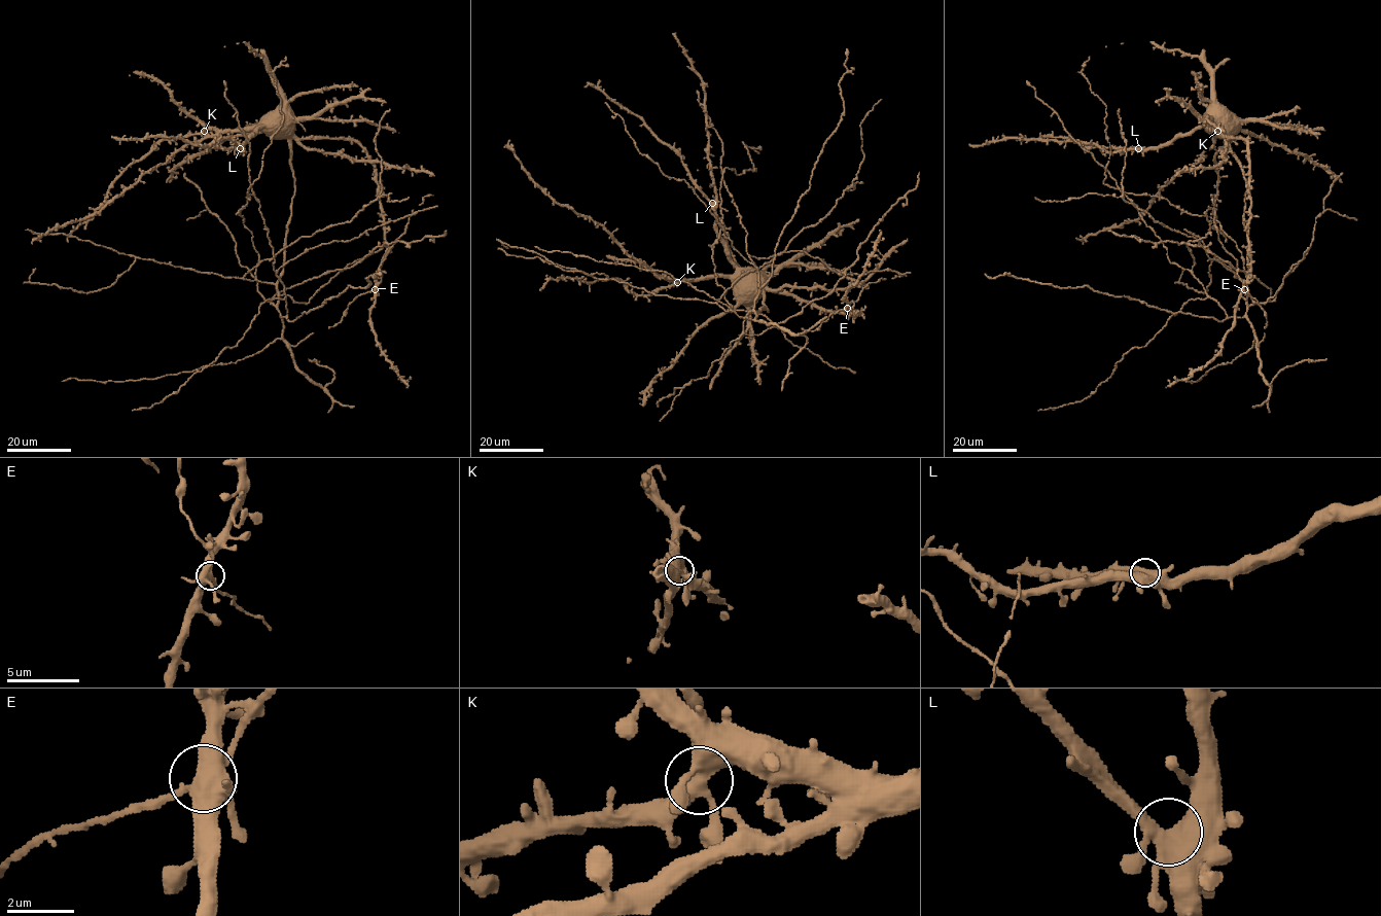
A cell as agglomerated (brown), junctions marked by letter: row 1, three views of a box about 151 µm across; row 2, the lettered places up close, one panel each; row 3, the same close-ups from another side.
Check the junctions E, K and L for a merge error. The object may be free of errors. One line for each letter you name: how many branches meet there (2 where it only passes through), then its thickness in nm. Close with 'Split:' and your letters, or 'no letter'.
Split: no letter

